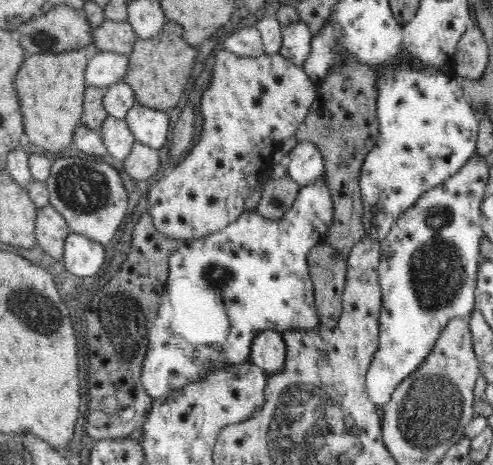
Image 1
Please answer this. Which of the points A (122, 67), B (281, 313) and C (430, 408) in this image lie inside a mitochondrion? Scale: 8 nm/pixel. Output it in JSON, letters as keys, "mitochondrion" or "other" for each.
{"A":"other","B":"other","C":"mitochondrion"}

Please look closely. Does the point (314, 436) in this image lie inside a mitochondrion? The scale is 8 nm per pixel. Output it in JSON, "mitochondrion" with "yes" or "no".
{"mitochondrion":"yes"}

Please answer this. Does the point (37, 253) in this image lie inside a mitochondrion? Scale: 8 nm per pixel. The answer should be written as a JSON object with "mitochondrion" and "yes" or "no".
{"mitochondrion":"no"}

